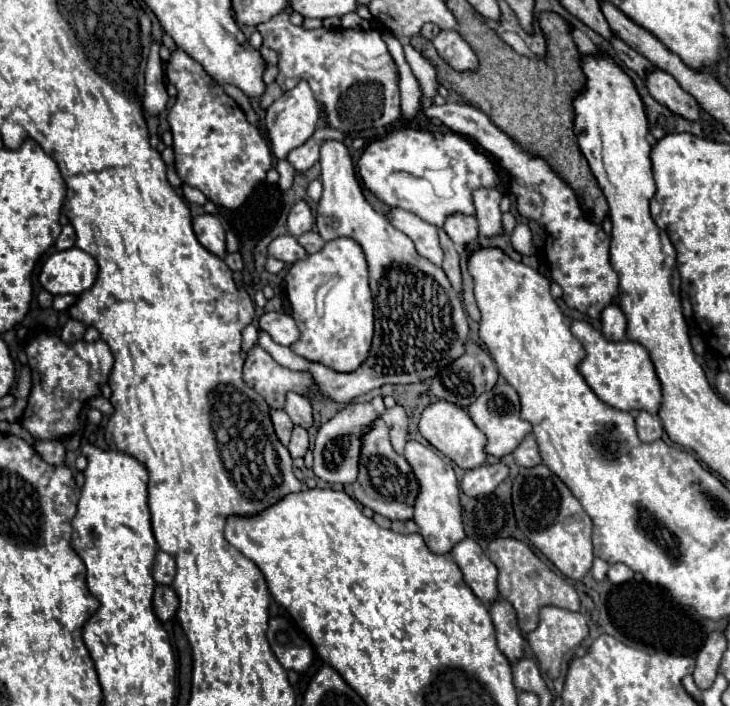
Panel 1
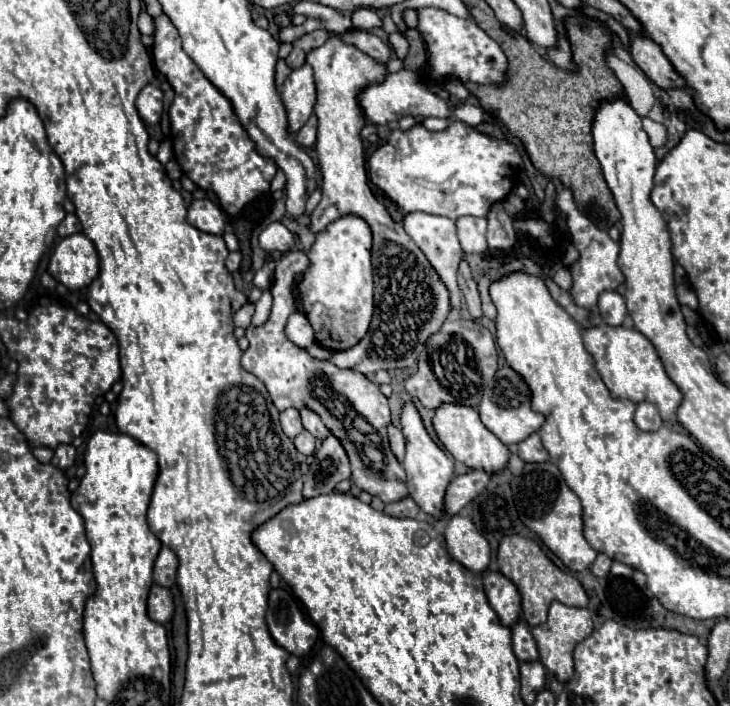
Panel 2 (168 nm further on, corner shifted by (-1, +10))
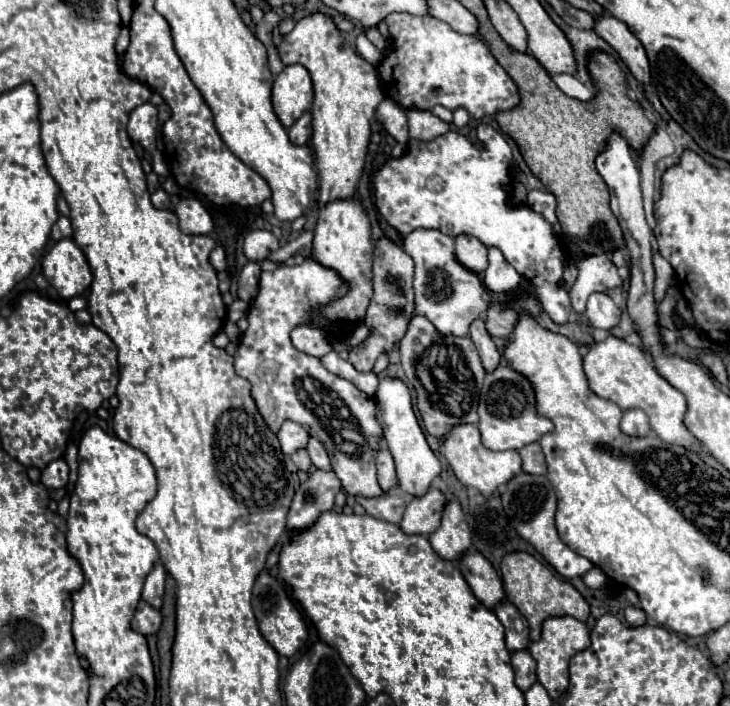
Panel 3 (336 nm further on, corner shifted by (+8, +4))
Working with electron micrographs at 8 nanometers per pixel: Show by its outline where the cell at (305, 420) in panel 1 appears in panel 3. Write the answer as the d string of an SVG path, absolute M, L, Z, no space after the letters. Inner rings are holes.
M310 437L306 451L308 451L308 455L310 455L310 459L312 459L312 463L314 463L314 467L316 467L316 469L332 471L330 459L328 459L328 455L326 455L326 451L324 451L324 447L322 447L322 443L320 443L318 439Z

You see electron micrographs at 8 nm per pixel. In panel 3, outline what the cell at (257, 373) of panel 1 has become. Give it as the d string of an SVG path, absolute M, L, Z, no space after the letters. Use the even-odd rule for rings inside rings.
M304 259L302 265L276 267L274 271L260 273L260 291L250 303L248 329L234 355L234 369L236 375L252 383L252 399L274 433L278 433L284 419L304 425L324 445L332 459L332 469L348 495L380 497L384 491L380 491L376 481L376 453L380 449L382 427L376 421L374 397L326 371L320 359L294 349L290 341L290 331L310 321L310 309L330 305L346 293L348 283L316 259Z

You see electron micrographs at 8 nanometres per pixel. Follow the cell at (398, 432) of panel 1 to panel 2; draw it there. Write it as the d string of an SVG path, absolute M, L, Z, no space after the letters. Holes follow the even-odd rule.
M393 423L387 427L389 429L389 441L391 441L391 449L395 453L395 457L399 461L403 461L403 455L405 455L405 437L403 437L403 431L397 429Z

